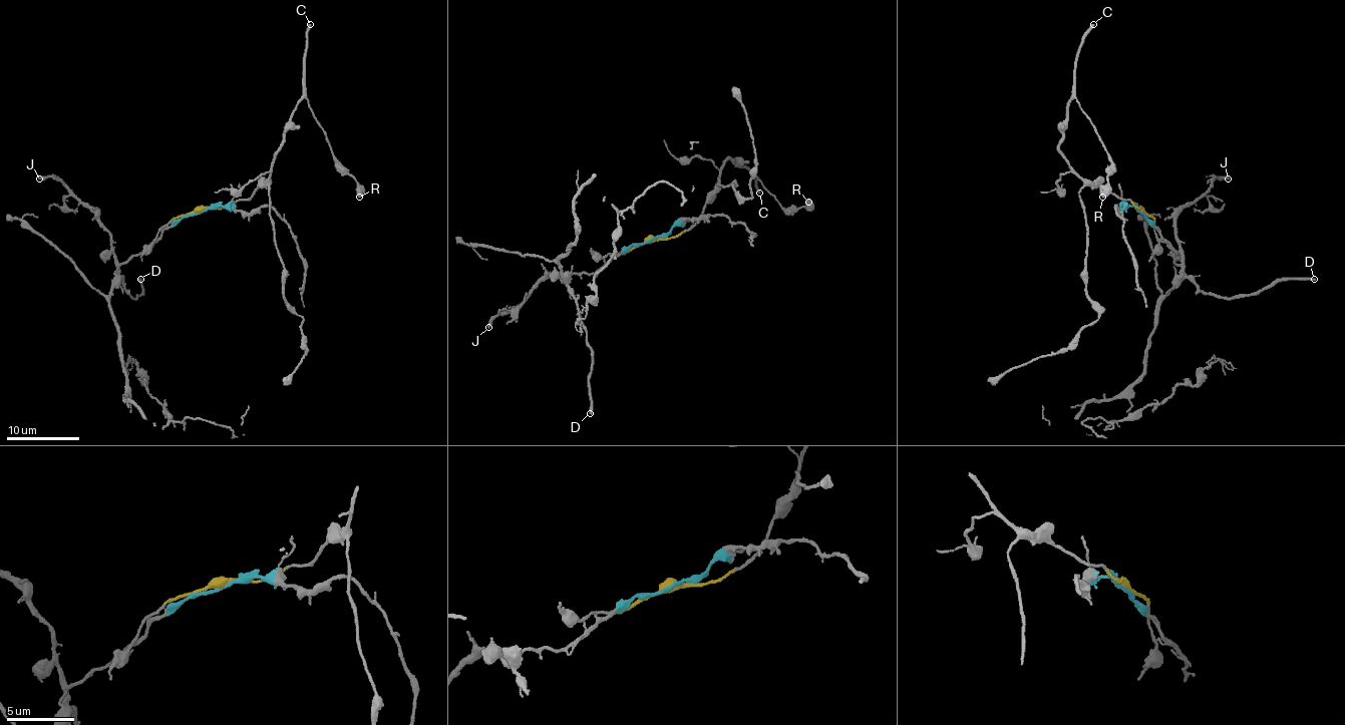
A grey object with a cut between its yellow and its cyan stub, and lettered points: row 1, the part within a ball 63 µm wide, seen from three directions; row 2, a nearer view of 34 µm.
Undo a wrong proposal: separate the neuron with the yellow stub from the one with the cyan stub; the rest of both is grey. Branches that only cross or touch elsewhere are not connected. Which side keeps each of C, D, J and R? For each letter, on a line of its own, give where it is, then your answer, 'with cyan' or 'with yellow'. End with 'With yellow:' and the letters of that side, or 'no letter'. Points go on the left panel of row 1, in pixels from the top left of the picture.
C: at (310, 24); with yellow
D: at (140, 279); with cyan
J: at (39, 178); with cyan
R: at (359, 197); with yellow
With yellow: C, R

